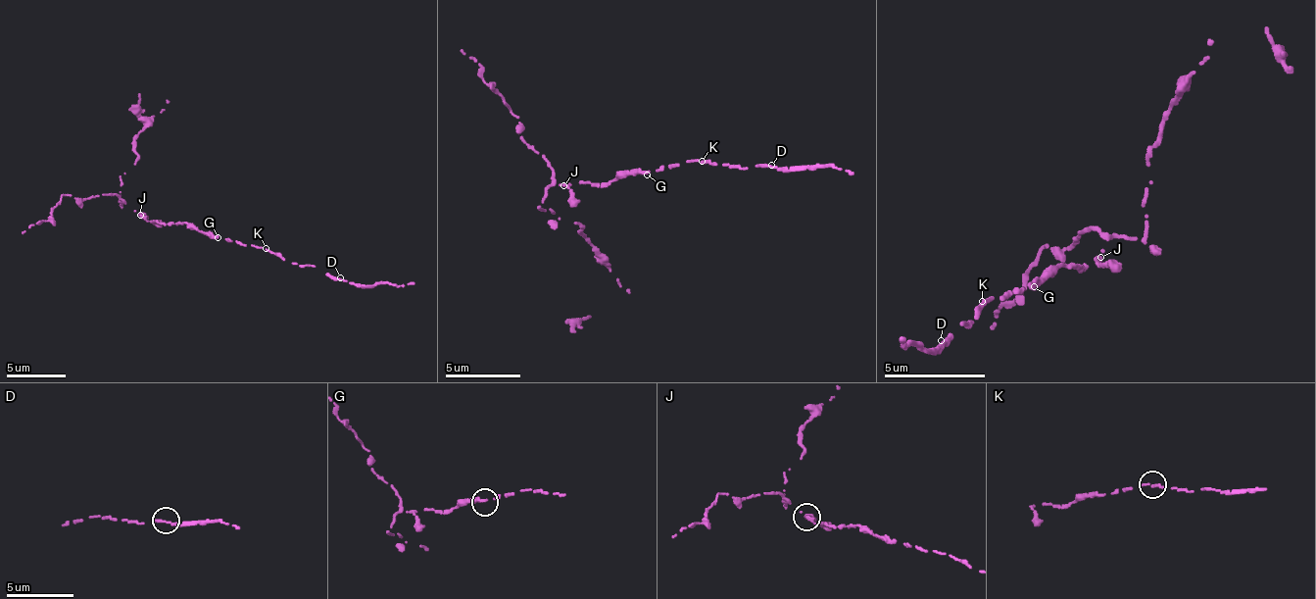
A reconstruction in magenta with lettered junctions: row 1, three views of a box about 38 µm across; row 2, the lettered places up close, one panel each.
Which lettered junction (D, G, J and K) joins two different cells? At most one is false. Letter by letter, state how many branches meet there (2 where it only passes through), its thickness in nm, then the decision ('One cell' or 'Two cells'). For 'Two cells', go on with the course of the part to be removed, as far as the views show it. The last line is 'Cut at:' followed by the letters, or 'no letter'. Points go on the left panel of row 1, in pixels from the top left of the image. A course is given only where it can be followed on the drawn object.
D: Branches: 1. Thickness 320 nm. One cell
G: Branches: 2. Thickness 240 nm. One cell
J: Branches: 1. Thickness 260 nm. Two cells
K: Branches: 1. Thickness 280 nm. One cell
Cut at: J

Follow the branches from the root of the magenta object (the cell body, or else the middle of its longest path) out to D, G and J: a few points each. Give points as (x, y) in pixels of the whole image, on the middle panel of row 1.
D: (584, 182), (609, 183), (629, 173), (704, 160), (743, 170), (771, 165)
G: (584, 182), (609, 183), (612, 179), (626, 177), (629, 173), (645, 172), (647, 174)
J: (584, 182), (570, 190), (563, 184)

